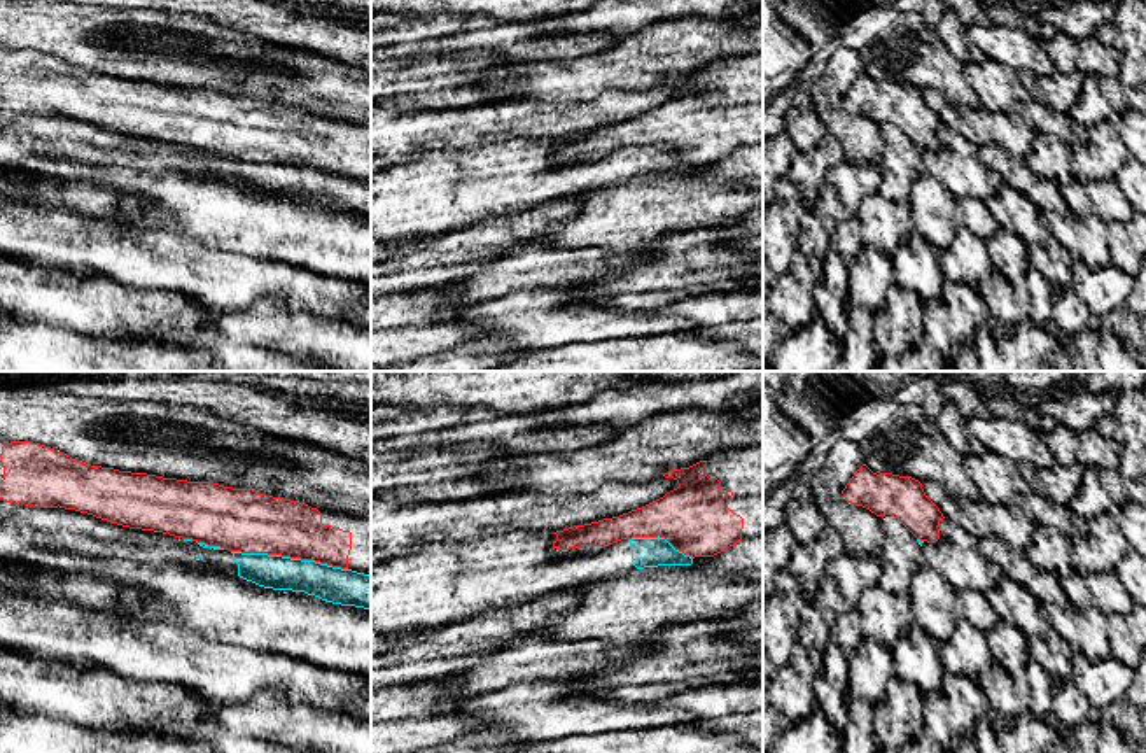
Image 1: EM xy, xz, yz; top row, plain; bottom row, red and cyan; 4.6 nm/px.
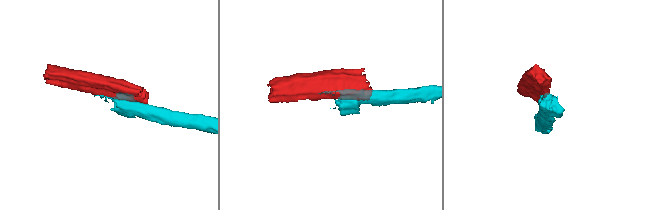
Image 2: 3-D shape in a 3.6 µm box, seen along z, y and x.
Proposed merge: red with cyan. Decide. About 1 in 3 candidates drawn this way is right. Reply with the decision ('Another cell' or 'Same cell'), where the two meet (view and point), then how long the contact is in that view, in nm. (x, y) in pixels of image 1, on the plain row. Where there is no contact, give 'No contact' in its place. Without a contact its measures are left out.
Another cell. Touches red at xy (289, 163). Shared border 550 nm

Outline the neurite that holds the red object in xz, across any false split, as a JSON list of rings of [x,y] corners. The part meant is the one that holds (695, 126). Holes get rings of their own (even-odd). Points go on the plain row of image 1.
[[[763,53],[719,60],[707,68],[672,77],[663,84],[674,86],[679,95],[619,124],[553,140],[553,156],[534,166],[539,175],[532,179],[532,189],[539,194],[539,203],[584,191],[588,187],[588,154],[660,144],[675,158],[695,166],[714,165],[742,147],[763,145]]]

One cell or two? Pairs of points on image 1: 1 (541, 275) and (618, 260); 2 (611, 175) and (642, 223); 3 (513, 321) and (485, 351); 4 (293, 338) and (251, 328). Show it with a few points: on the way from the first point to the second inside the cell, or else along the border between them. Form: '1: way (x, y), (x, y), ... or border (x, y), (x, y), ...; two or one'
1: way (560, 267), (599, 261); one
2: border (635, 175), (621, 184), (586, 190); two
3: border (482, 335), (508, 338), (525, 345); two
4: way (282, 328), (261, 328); one

